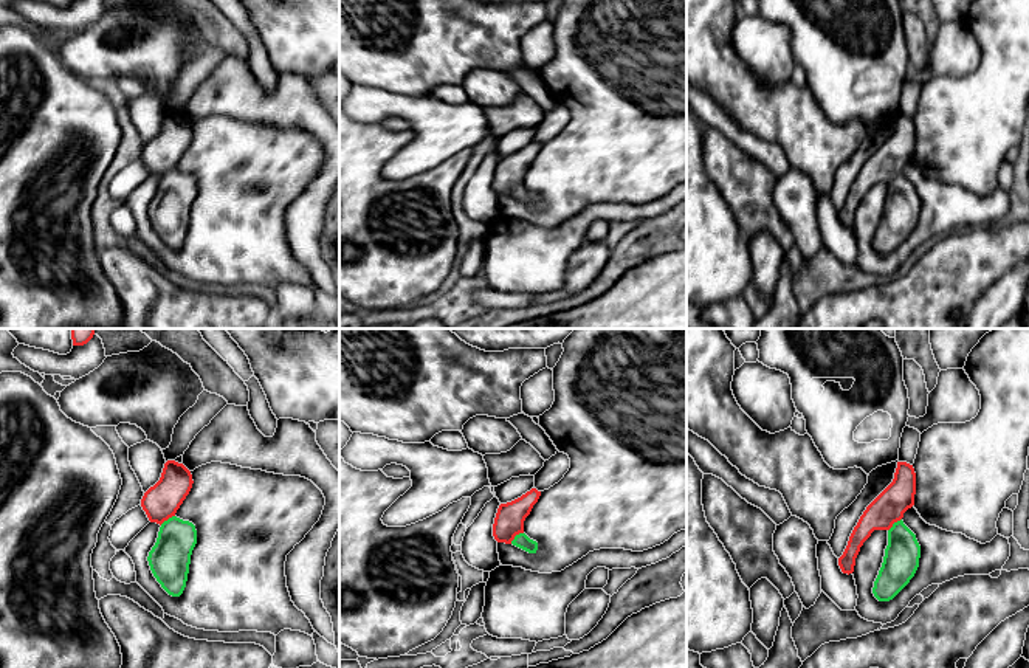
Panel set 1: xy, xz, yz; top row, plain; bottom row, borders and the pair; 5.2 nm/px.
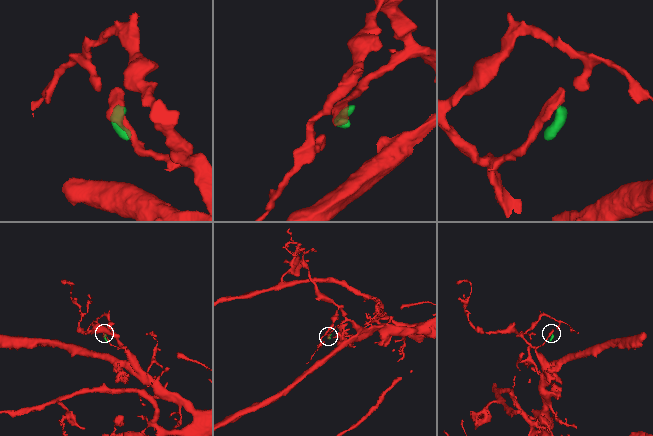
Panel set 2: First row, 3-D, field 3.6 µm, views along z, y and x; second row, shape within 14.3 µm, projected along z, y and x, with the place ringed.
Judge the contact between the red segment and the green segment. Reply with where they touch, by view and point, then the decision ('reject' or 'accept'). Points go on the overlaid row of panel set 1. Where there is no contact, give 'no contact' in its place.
contact xz (515, 535); accept

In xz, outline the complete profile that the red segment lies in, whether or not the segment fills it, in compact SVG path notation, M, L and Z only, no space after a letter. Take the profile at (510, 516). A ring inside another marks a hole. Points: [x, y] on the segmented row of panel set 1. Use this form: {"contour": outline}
{"contour": "M532 488L521 498L499 505L493 524L493 536L497 542L513 544L528 553L536 553L538 542L524 533L524 521L539 496L541 491Z"}

